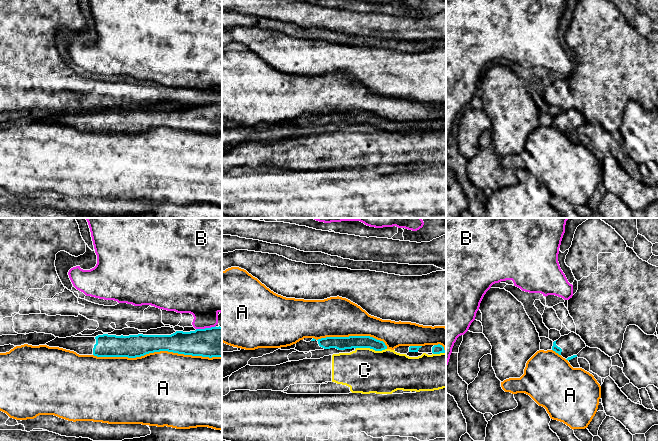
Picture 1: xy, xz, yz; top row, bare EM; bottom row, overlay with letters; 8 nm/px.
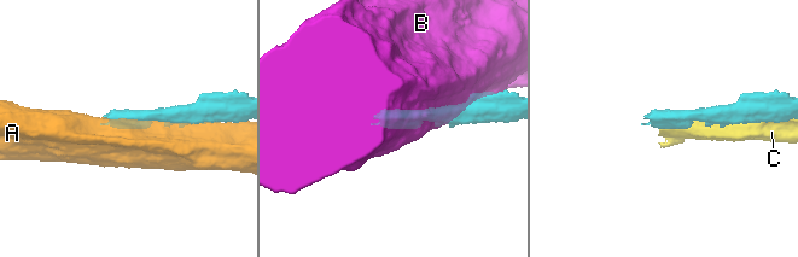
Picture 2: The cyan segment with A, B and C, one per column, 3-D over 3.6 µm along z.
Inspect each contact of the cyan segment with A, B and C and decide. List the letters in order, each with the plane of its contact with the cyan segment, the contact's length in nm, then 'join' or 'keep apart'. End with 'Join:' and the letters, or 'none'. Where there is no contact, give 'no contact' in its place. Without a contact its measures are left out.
A: contact in xy; length 1050 nm; keep apart
B: contact in xy; length 160 nm; keep apart
C: contact in xz; length 260 nm; keep apart
Join: none

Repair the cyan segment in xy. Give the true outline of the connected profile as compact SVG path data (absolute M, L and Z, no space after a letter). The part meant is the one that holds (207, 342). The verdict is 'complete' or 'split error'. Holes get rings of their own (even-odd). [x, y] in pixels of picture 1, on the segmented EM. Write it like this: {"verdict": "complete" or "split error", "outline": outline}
{"verdict": "split error", "outline": "M222 327L176 331L171 335L56 337L45 345L97 357L136 358L160 351L209 358L222 357Z"}

